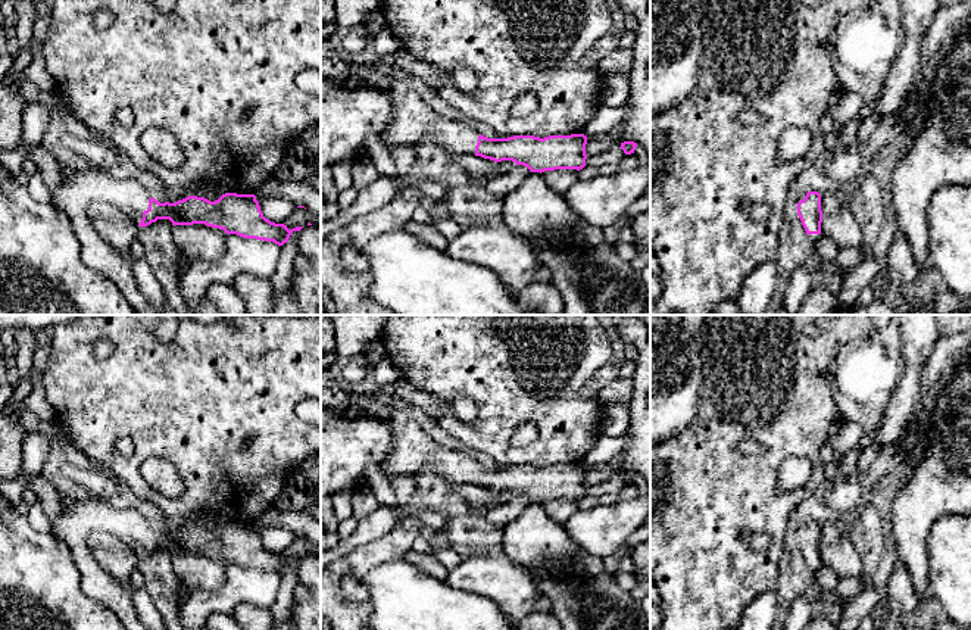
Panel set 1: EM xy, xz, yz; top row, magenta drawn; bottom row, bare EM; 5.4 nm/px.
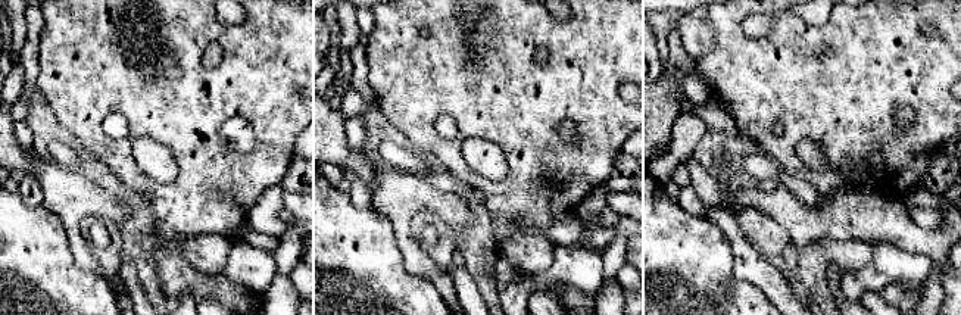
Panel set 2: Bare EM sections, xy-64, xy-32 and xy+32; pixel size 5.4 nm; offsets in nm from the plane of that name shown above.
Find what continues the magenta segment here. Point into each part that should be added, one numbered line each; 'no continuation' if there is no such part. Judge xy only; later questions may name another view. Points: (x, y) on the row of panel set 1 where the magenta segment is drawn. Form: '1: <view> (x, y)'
1: xy (83, 184)

